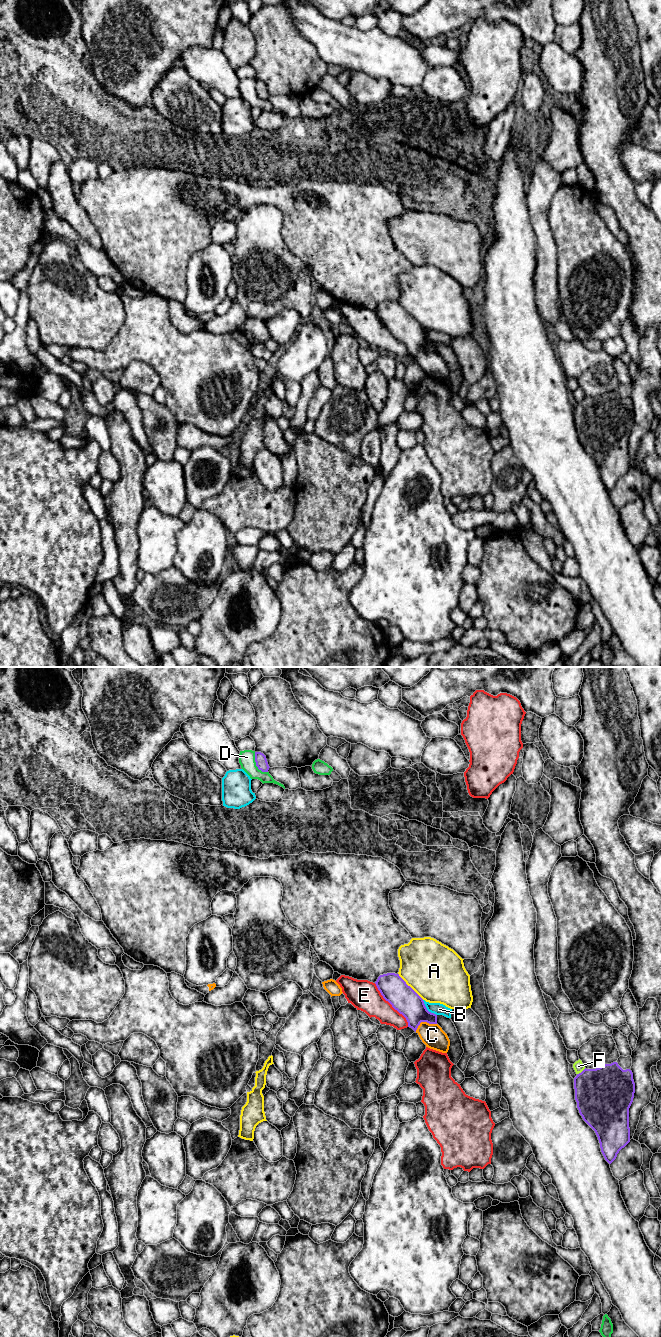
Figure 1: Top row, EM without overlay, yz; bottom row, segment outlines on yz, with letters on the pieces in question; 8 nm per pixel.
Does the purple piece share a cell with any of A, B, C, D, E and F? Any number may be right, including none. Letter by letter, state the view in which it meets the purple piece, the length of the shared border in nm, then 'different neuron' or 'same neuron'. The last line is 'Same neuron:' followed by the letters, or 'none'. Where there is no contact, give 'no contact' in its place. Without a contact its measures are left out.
A: contact in yz; length 300 nm; different neuron
B: contact in yz; length 170 nm; different neuron
C: contact in yz; length 190 nm; same neuron
D: contact in yz; length 200 nm; different neuron
E: contact in yz; length 440 nm; different neuron
F: contact in yz; length 90 nm; different neuron
Same neuron: C

